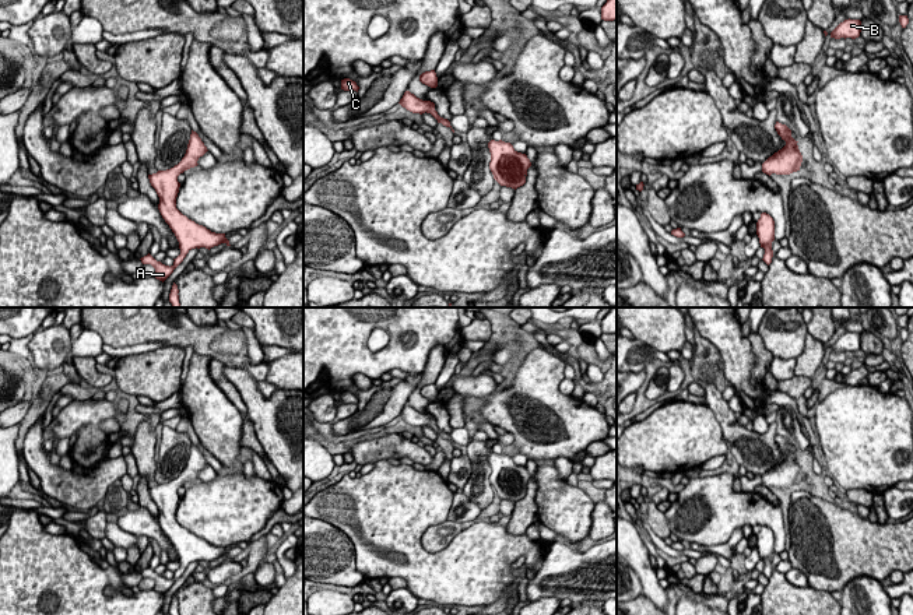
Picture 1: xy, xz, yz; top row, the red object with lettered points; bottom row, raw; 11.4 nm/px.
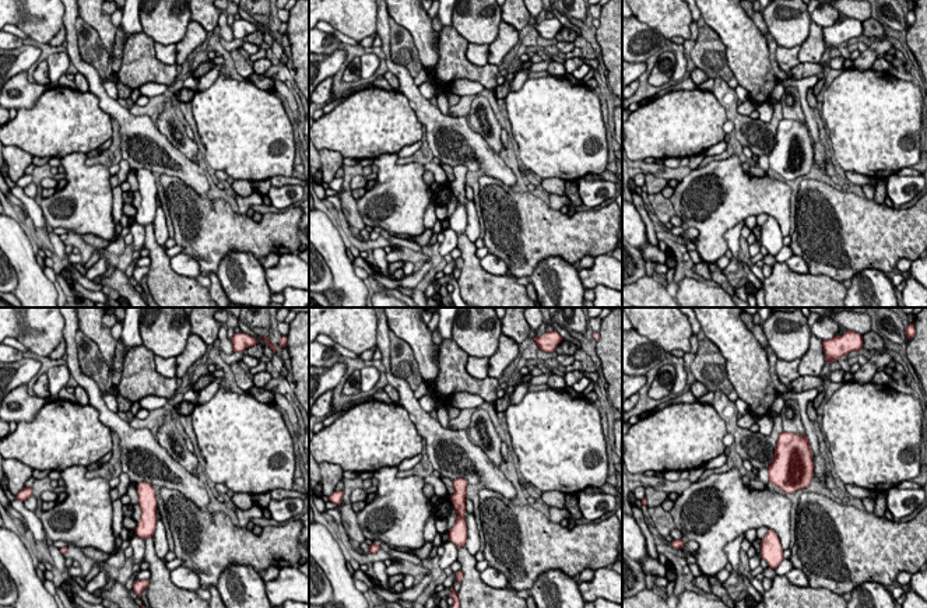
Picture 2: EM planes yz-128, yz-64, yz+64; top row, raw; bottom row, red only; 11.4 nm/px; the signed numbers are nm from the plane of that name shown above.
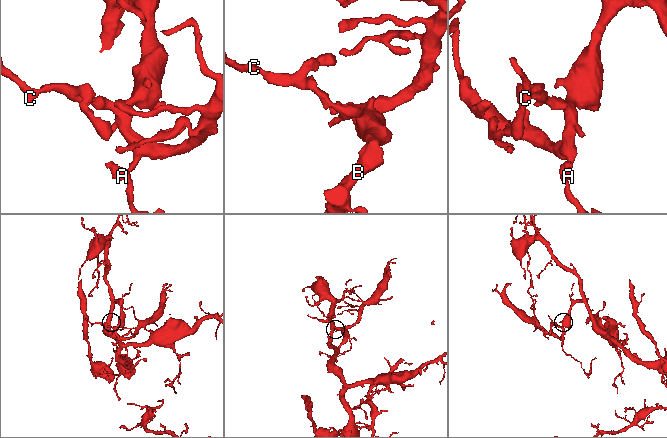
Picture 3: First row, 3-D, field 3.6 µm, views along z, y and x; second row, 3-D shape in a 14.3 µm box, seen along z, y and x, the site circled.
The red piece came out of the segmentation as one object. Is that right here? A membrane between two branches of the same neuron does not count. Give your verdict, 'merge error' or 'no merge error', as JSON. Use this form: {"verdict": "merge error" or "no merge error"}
{"verdict": "no merge error"}

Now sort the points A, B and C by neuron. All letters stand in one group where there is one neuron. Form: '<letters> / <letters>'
A B C

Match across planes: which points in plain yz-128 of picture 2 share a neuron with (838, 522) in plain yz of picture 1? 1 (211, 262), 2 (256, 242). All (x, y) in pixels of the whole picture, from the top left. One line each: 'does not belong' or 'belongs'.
1: belongs
2: belongs

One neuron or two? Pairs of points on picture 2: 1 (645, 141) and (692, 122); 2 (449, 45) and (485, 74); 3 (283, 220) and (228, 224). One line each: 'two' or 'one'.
1: one
2: one
3: one

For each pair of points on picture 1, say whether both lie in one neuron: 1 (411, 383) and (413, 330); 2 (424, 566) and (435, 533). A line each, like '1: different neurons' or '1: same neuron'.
1: different neurons
2: different neurons

